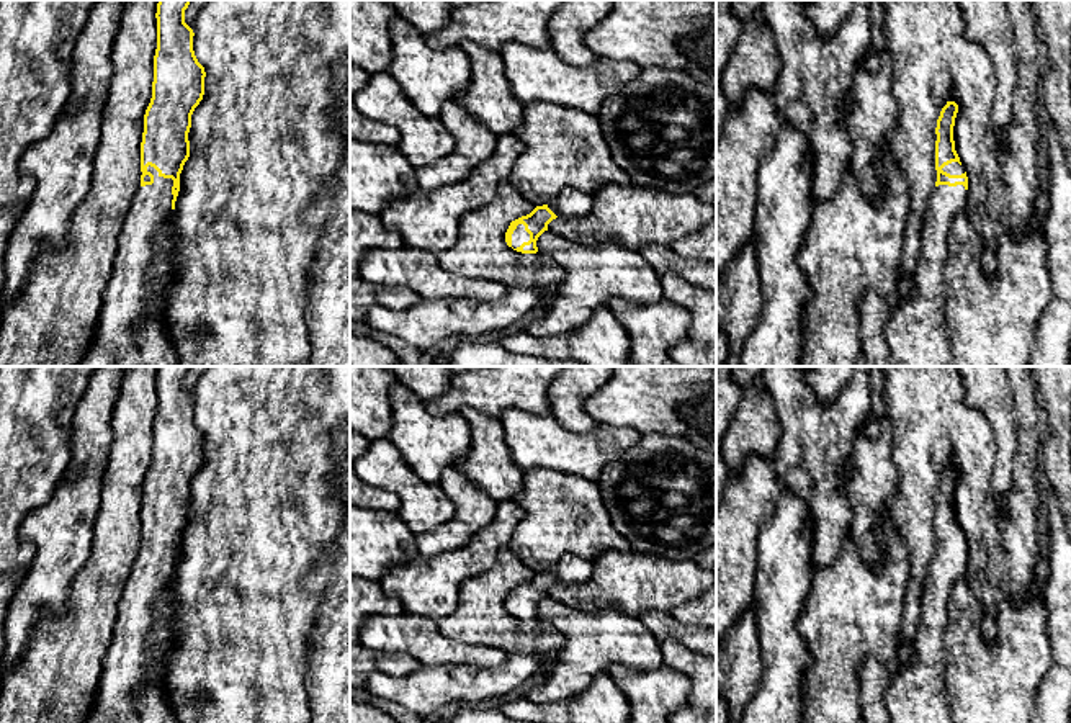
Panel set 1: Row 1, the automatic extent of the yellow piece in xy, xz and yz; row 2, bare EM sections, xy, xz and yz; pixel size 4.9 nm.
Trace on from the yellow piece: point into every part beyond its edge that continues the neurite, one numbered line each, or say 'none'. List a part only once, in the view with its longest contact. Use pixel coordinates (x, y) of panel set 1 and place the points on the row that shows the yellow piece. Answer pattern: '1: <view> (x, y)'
1: xy (131, 332)

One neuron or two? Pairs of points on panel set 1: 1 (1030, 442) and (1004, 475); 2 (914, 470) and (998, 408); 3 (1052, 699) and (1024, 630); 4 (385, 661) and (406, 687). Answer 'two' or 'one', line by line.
1: two
2: two
3: two
4: two

